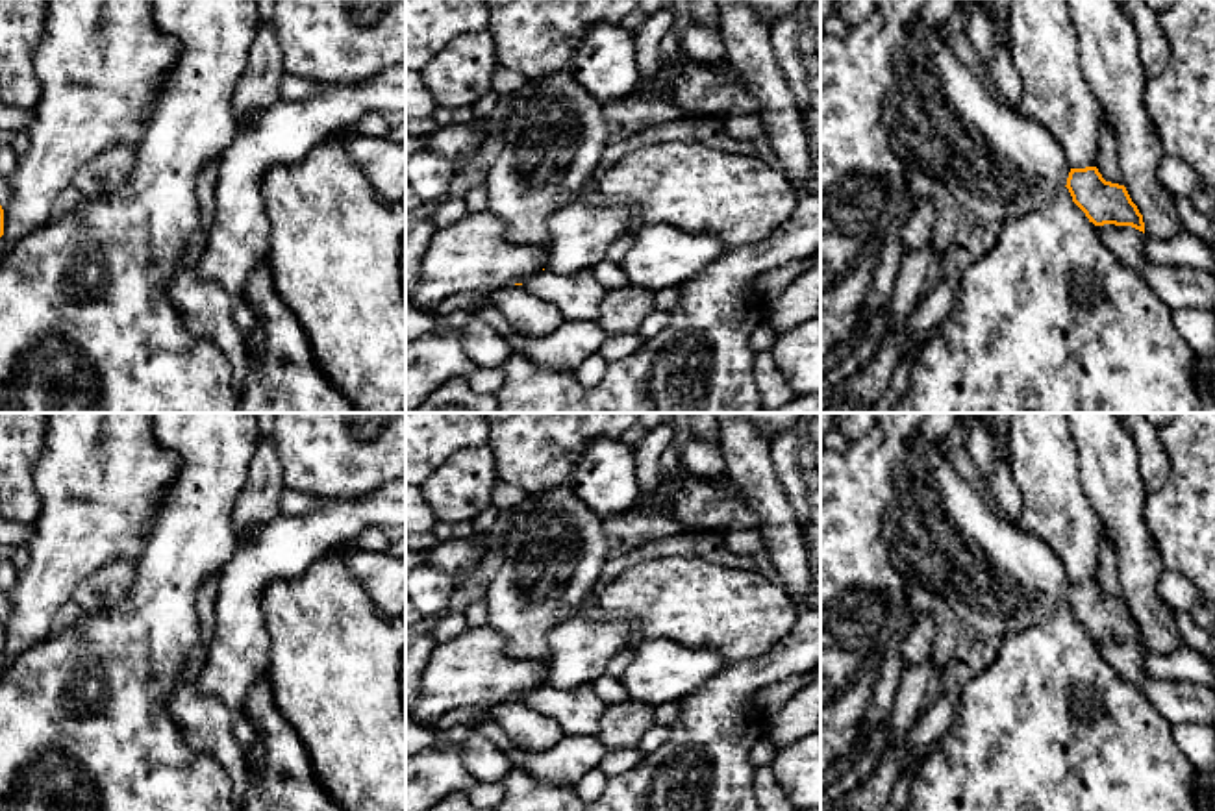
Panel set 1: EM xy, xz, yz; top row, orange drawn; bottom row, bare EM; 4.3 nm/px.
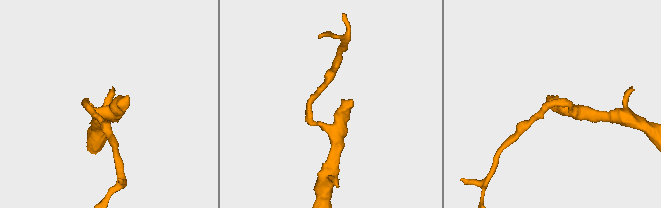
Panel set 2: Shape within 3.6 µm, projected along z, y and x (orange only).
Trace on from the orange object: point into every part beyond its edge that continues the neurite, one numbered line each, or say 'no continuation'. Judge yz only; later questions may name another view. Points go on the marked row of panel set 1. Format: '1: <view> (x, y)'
1: yz (999, 163)

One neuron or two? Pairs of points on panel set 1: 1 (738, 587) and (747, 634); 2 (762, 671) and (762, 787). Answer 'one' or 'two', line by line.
1: one
2: two

